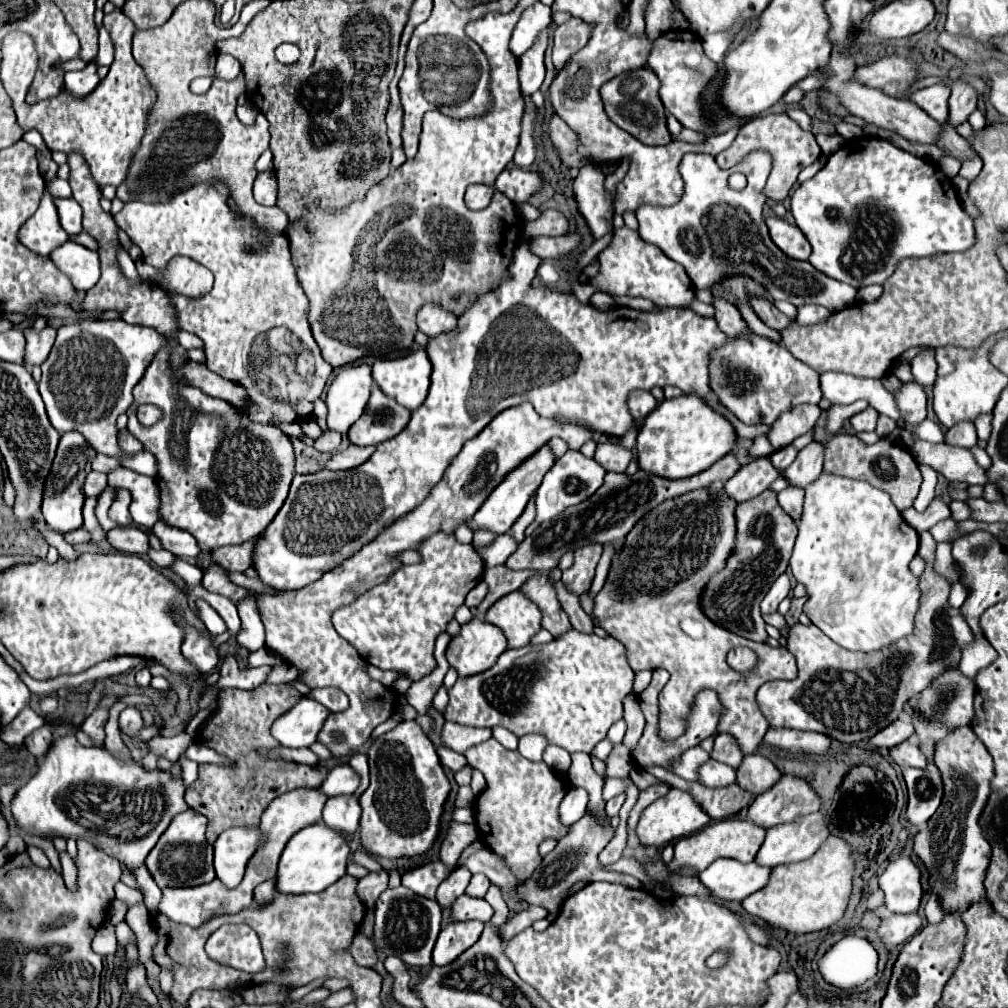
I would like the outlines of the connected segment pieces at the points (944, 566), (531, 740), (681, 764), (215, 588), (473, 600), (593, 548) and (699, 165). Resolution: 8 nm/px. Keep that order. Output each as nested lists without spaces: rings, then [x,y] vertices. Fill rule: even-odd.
[[[948,541],[938,543],[934,567],[936,567],[938,573],[942,573],[944,577],[948,577],[952,583],[956,583],[956,581],[958,581],[958,573],[956,573],[956,569],[954,569],[954,559],[952,559],[952,555],[950,555],[950,549],[952,549],[952,545],[950,545]]]
[[[524,735],[524,737],[520,737],[518,751],[520,751],[520,755],[524,755],[530,761],[542,761],[542,753],[544,753],[546,745],[548,745],[548,741],[542,735]]]
[[[692,747],[692,749],[688,749],[682,757],[680,757],[680,761],[678,761],[678,765],[676,765],[676,775],[680,775],[680,777],[684,777],[684,779],[688,779],[688,781],[696,781],[698,779],[698,767],[702,765],[702,763],[706,763],[710,759],[710,755],[702,749],[702,747]]]
[[[220,565],[208,567],[208,571],[206,571],[204,577],[202,577],[202,585],[204,585],[204,589],[208,589],[210,593],[224,595],[224,597],[232,599],[234,603],[238,603],[240,599],[244,599],[246,595],[252,593],[252,591],[248,591],[248,589],[244,589],[244,587],[238,587],[238,585],[230,583],[228,577],[226,577],[226,569],[222,569]]]
[[[480,581],[480,583],[466,595],[466,605],[468,605],[468,607],[478,607],[478,605],[484,601],[486,593],[488,593],[488,585],[486,585],[484,581]]]
[[[588,545],[588,547],[580,547],[580,551],[574,551],[574,565],[566,571],[562,571],[562,583],[566,585],[568,591],[582,595],[584,591],[590,589],[594,571],[596,571],[596,563],[600,561],[602,555],[602,545]]]
[[[752,151],[736,167],[726,169],[726,171],[718,167],[718,163],[712,155],[704,155],[704,153],[684,155],[684,159],[679,164],[679,172],[684,182],[682,201],[672,207],[640,207],[636,211],[636,217],[640,223],[640,237],[644,237],[648,243],[654,243],[670,259],[680,263],[686,269],[688,277],[692,279],[696,289],[710,289],[722,277],[740,273],[740,275],[748,275],[748,277],[756,279],[758,283],[762,283],[770,291],[772,299],[784,299],[784,301],[790,301],[792,305],[816,303],[816,305],[826,307],[832,313],[840,311],[844,307],[850,307],[852,301],[856,301],[856,293],[858,293],[856,287],[840,283],[840,281],[820,273],[808,261],[802,263],[802,261],[794,261],[794,259],[786,257],[784,253],[780,253],[778,247],[774,247],[772,239],[768,237],[766,223],[762,221],[762,207],[766,203],[762,189],[766,185],[770,169],[772,169],[772,157],[766,151]],[[736,171],[744,173],[748,179],[748,185],[744,187],[744,191],[732,191],[728,187],[728,175],[736,173]]]

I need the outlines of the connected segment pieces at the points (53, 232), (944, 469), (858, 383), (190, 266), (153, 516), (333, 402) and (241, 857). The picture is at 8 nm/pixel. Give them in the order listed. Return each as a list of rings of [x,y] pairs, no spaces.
[[[48,191],[40,201],[38,211],[20,227],[18,239],[38,255],[50,255],[52,249],[68,241],[68,235],[64,235],[64,229],[58,223],[58,211]]]
[[[912,433],[912,453],[918,463],[924,463],[944,475],[948,481],[966,481],[968,485],[988,483],[986,471],[976,463],[972,453],[962,447],[948,447],[948,443],[930,443]]]
[[[822,373],[820,375],[820,387],[824,397],[830,403],[852,403],[858,399],[866,399],[870,407],[874,407],[878,413],[892,417],[898,421],[900,413],[896,409],[896,403],[892,399],[892,393],[884,389],[880,379],[860,379],[846,373]]]
[[[176,255],[164,271],[156,271],[148,265],[136,265],[136,269],[144,281],[164,283],[168,291],[178,291],[180,295],[188,295],[192,299],[206,295],[212,289],[212,273],[188,257]]]
[[[122,469],[126,473],[118,487],[126,487],[132,493],[130,515],[137,525],[151,529],[159,520],[160,491],[152,477],[138,475],[134,471]]]
[[[352,365],[342,369],[326,395],[328,429],[346,433],[366,409],[372,391],[372,375],[368,365]]]
[[[232,827],[214,843],[214,869],[216,877],[234,889],[242,877],[248,859],[254,855],[262,833],[258,827]]]

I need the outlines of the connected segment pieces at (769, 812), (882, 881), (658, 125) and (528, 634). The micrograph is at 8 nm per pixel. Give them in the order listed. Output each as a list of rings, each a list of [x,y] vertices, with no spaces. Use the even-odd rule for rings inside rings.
[[[784,775],[772,789],[754,799],[748,807],[748,819],[764,829],[770,829],[818,809],[820,799],[814,789],[804,779]]]
[[[896,857],[878,877],[884,905],[892,913],[914,913],[920,907],[920,871],[910,857]]]
[[[642,67],[636,71],[626,71],[626,73],[616,75],[614,79],[610,79],[608,83],[604,83],[600,87],[600,95],[604,101],[606,115],[620,129],[628,131],[630,135],[634,135],[644,145],[666,145],[672,139],[670,139],[670,133],[666,127],[666,109],[660,101],[658,89],[660,89],[658,77],[652,71]]]
[[[514,591],[498,599],[486,613],[486,621],[500,627],[510,649],[528,645],[540,631],[540,611],[524,593]]]

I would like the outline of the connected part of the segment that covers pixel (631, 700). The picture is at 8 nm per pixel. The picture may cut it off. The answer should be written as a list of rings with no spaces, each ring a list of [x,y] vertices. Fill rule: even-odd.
[[[628,695],[628,699],[624,699],[624,719],[628,723],[624,745],[628,749],[634,749],[634,745],[638,743],[638,737],[642,735],[642,729],[644,729],[644,715],[640,711],[636,695]]]

